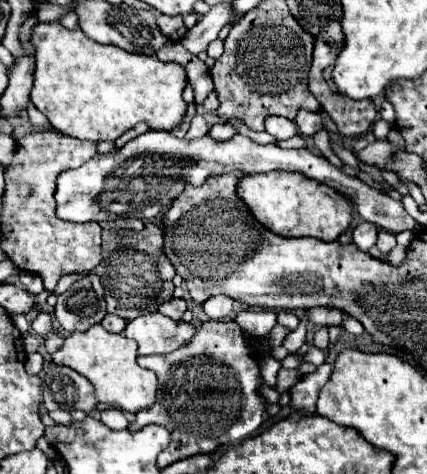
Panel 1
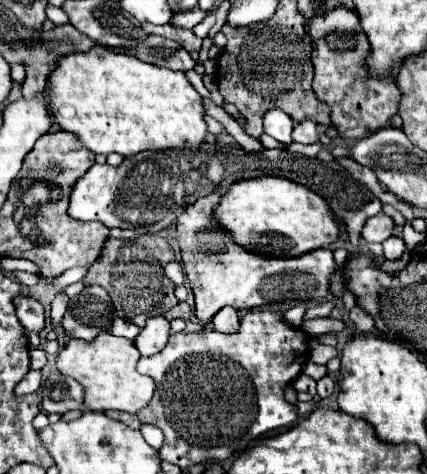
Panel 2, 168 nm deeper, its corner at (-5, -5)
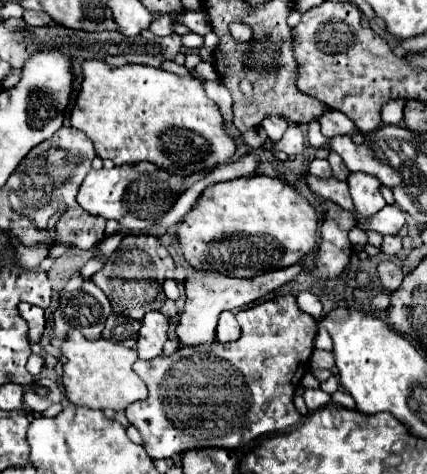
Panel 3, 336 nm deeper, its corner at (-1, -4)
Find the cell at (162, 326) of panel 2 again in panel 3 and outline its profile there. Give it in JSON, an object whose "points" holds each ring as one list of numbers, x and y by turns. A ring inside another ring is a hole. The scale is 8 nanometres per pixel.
{"points":[[147,312,137,338,137,354,143,360,151,360,163,352,167,340,169,320,161,312]]}

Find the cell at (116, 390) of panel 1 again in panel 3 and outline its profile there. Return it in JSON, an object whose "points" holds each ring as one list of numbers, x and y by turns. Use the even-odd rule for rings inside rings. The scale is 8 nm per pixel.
{"points":[[71,332,61,344,61,354,67,358,63,366,63,390,71,404,99,410,125,410,129,404,147,398,147,386,143,386,143,380,131,368,137,360,133,348,107,342,105,338,91,342,85,340,83,334]]}

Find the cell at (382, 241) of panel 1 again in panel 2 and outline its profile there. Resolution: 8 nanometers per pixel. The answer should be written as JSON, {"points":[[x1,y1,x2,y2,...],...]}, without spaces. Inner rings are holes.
{"points":[[393,235,393,237,383,241,383,255,385,255,385,259,399,259,403,255,403,251,405,251,405,243,403,243,401,237]]}

